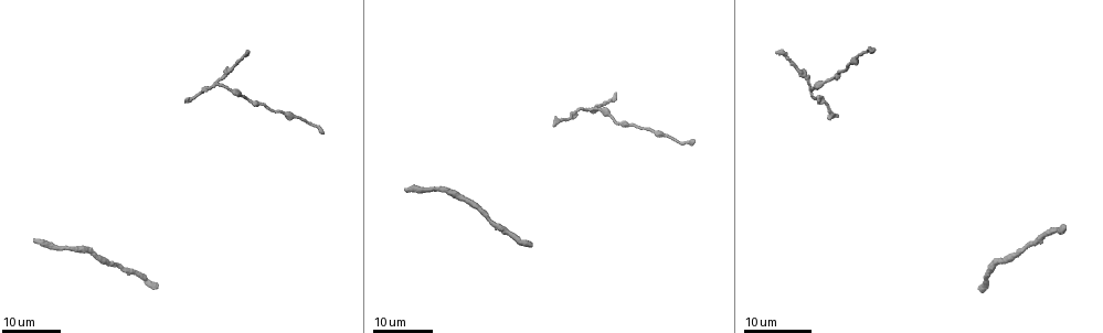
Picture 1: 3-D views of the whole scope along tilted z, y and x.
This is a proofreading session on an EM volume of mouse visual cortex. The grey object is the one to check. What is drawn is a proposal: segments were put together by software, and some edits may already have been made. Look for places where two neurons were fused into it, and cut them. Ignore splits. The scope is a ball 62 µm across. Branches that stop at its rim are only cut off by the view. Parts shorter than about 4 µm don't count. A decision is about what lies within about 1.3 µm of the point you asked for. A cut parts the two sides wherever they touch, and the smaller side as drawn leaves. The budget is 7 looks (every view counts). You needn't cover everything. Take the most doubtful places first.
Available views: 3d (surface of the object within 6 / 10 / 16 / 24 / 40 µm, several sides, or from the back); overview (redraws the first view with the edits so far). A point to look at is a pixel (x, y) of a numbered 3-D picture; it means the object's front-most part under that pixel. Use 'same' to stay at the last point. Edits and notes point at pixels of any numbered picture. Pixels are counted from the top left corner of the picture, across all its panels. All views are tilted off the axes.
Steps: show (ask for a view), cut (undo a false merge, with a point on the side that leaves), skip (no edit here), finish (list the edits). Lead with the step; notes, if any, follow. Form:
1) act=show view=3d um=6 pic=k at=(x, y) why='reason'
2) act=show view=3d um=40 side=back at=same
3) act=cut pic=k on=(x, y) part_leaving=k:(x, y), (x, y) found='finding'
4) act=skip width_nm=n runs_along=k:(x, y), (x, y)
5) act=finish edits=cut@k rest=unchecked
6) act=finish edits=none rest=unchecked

act=show view=3d um=16 pic=1 at=(219, 81) why='two arms in line, one across'

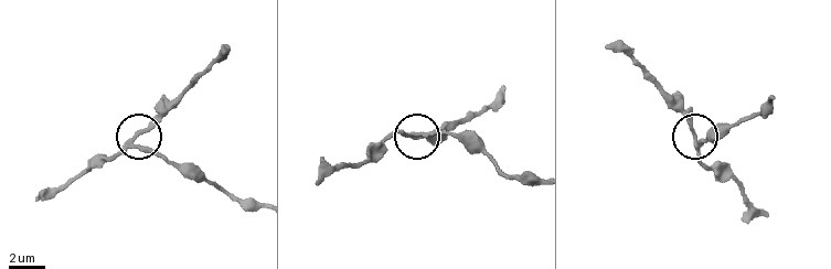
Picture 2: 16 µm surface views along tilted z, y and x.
act=show view=3d um=6 pic=2 at=(695, 144)

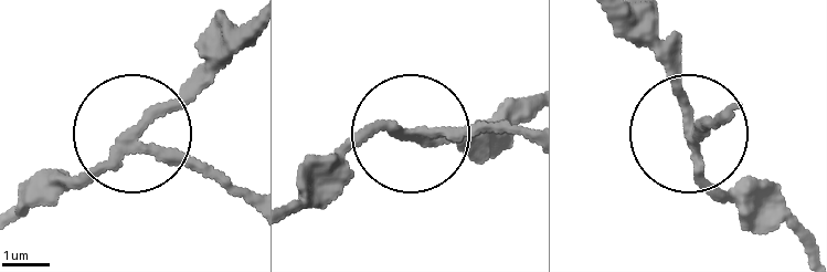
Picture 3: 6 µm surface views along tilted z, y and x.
act=cut pic=3 on=(181, 95) arms=3 part_leaving=3:(135, 142), (251, 38) found='a second neuron is stuck on'

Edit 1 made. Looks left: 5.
act=show view=overview

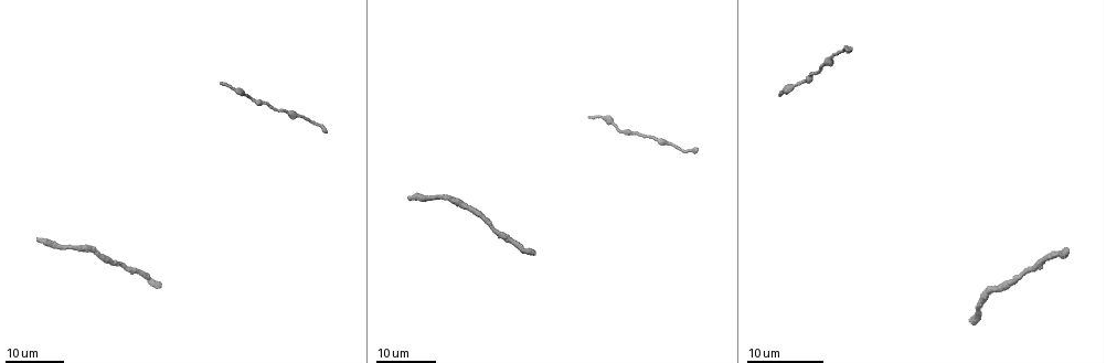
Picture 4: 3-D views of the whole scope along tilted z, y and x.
act=show view=3d um=24 pic=4 at=(245, 94) why='sudden change in width'

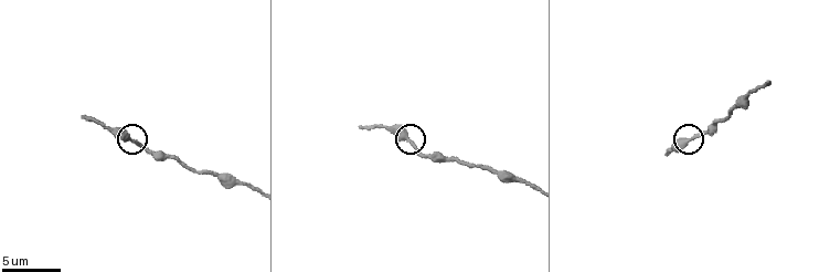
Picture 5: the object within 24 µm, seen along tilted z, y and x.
act=show view=3d um=10 pic=5 at=(406, 138) why='closer look'

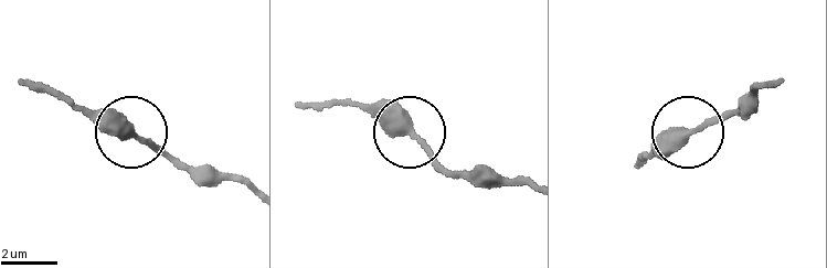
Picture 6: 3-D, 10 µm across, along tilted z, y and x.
act=skip width_nm=360 runs_along=6:(23, 87), (50, 87), (113, 111), (173, 158) found='all the same neuron'

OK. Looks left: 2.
act=finish edits=cut@3 rest=unchecked

